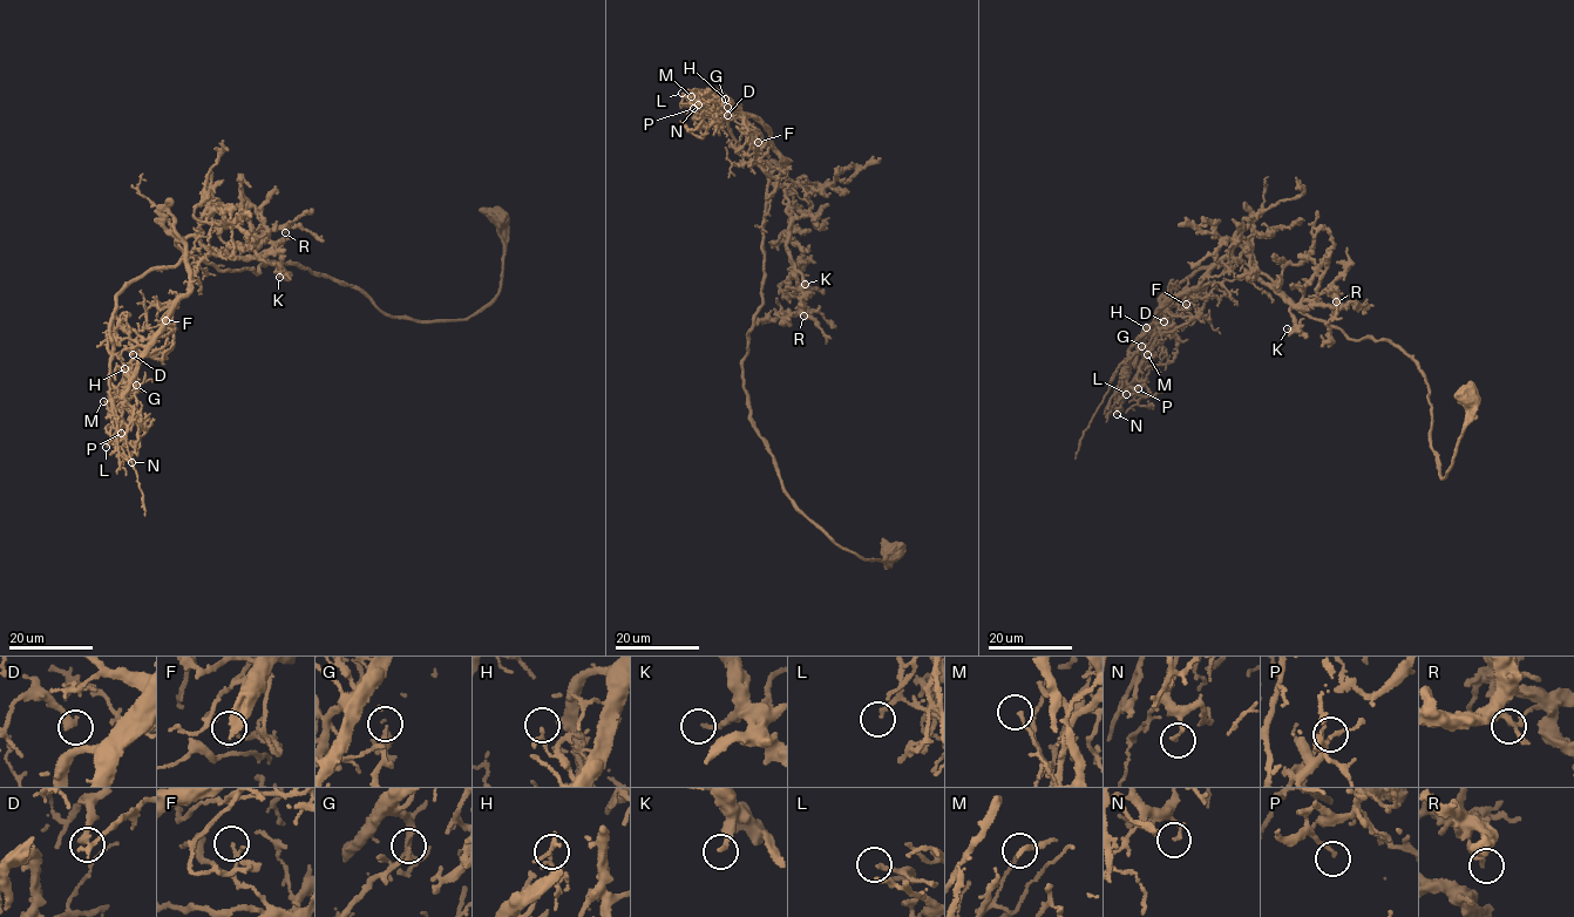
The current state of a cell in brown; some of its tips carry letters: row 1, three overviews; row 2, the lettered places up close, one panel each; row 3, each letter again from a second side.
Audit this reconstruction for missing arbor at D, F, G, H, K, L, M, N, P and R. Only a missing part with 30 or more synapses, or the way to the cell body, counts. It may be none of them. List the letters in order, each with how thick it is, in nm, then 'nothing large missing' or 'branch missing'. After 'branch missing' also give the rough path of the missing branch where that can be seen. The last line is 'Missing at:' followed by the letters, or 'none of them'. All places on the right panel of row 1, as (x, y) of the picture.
D: 320 nm thick; nothing large missing
F: 130 nm thick; nothing large missing
G: 170 nm thick; nothing large missing
H: 160 nm thick; nothing large missing
K: 150 nm thick; nothing large missing
L: 160 nm thick; branch missing; missing branch runs (1126, 394), (1126, 428)
M: 140 nm thick; nothing large missing
N: 170 nm thick; nothing large missing
P: 140 nm thick; nothing large missing
R: 120 nm thick; nothing large missing
Missing at: L

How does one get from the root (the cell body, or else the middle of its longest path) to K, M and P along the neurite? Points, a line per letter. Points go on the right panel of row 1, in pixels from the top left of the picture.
K: (1469, 393), (1443, 479), (1415, 360), (1290, 307), (1250, 243), (1256, 276), (1289, 303), (1287, 328)
M: (1469, 393), (1443, 479), (1415, 360), (1298, 313), (1245, 252), (1161, 308), (1139, 338), (1141, 364), (1147, 354)
P: (1469, 393), (1443, 479), (1415, 360), (1298, 313), (1245, 252), (1157, 312), (1130, 351), (1126, 386), (1138, 388)

